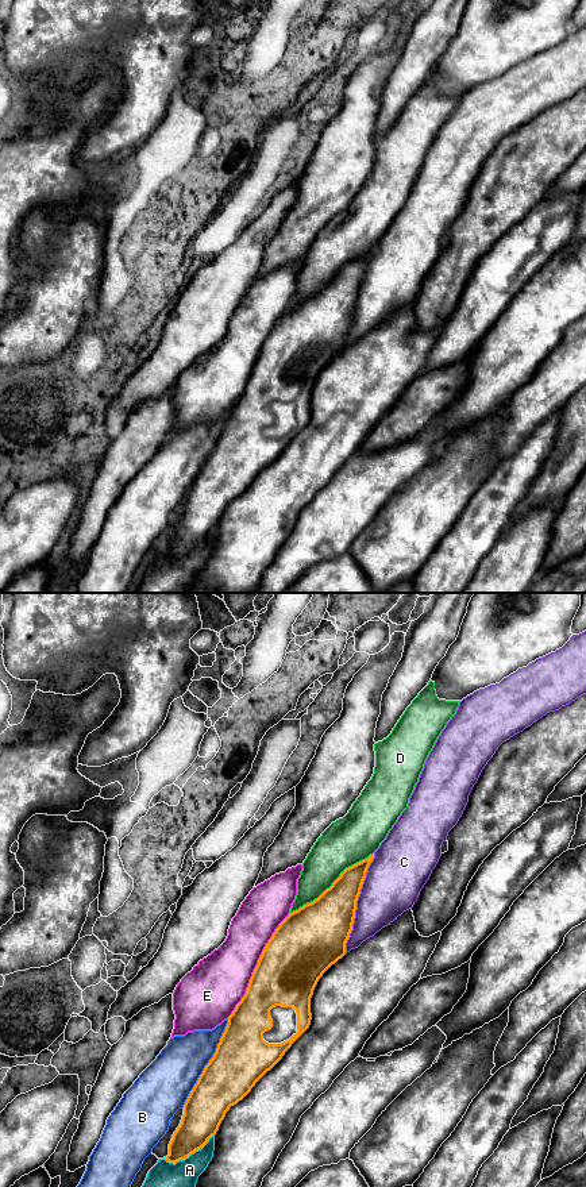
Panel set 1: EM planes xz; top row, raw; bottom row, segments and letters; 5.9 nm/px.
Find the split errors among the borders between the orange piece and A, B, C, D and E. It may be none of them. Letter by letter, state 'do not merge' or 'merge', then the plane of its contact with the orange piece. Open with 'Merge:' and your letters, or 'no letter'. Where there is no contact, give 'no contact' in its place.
Merge: no letter
A: do not merge | xz
B: do not merge | xz
C: do not merge | xz
D: do not merge | xz
E: do not merge | xz

